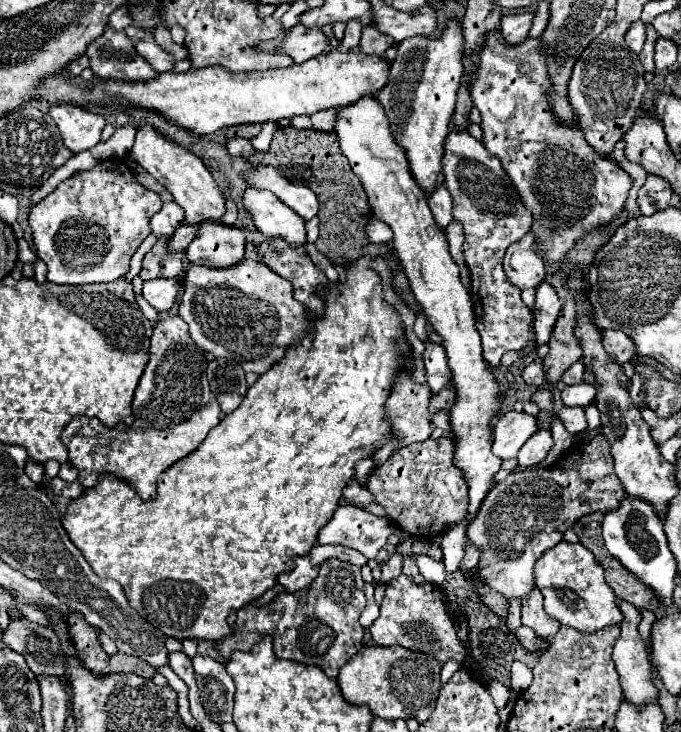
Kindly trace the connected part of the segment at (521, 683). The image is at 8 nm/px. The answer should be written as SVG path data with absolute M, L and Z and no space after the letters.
M514 661L514 663L512 663L510 677L512 677L510 687L512 687L514 691L518 691L518 693L520 693L520 691L526 691L526 689L530 687L530 681L532 681L532 671L530 671L524 663Z

